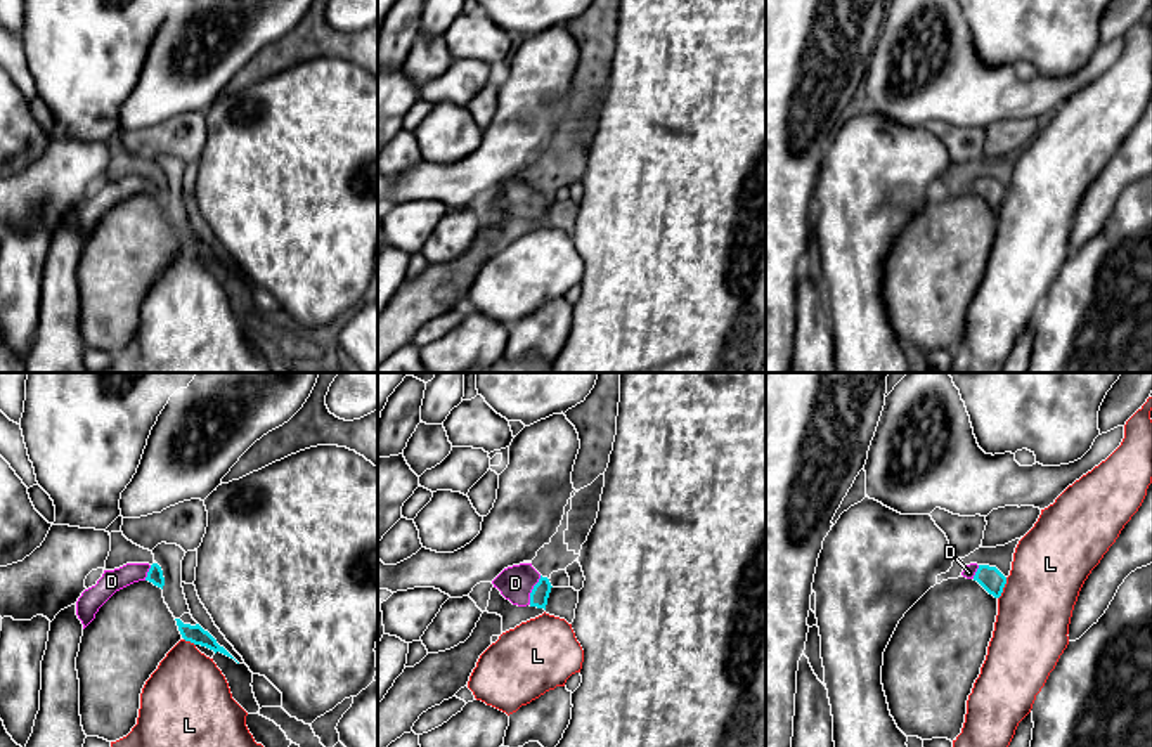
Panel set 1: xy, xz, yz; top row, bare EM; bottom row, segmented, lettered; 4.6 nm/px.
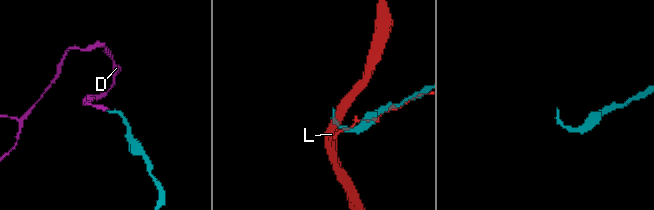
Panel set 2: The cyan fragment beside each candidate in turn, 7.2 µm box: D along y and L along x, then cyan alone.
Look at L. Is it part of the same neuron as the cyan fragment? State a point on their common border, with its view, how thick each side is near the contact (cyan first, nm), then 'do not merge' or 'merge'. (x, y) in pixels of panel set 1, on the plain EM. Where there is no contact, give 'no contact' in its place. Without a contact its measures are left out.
yz (1002, 200) | 110/360 nm | do not merge

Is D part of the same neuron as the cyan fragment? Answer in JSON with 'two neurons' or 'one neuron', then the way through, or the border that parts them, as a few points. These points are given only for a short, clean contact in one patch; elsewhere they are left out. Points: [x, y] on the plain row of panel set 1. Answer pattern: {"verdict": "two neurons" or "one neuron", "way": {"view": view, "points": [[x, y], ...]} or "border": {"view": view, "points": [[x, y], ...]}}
{"verdict": "one neuron", "way": {"view": "xz", "points": [[539, 207], [532, 201], [515, 194]]}}

